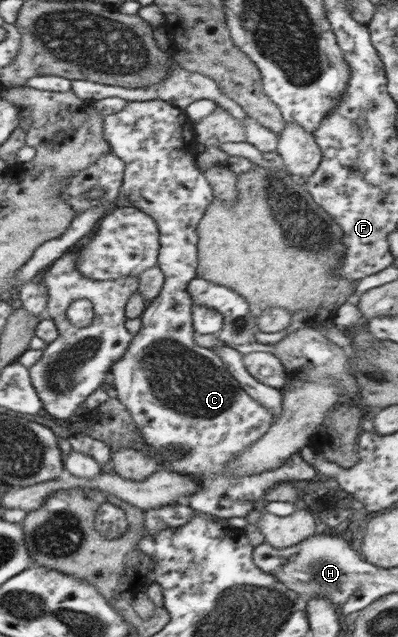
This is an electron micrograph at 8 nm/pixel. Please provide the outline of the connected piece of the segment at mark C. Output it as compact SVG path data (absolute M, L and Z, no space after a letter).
M129 101L127 107L103 119L103 136L111 145L112 152L125 164L120 191L133 207L150 215L157 223L161 235L158 267L164 273L164 284L159 295L148 302L140 316L140 330L133 334L129 349L123 353L123 357L119 357L115 365L111 365L108 375L113 376L117 399L121 400L131 414L145 443L151 449L157 449L162 456L164 470L200 478L200 489L186 499L188 506L208 517L246 517L271 487L280 482L311 481L317 471L303 460L299 452L289 457L278 469L263 471L258 475L234 477L228 471L230 461L263 437L275 419L271 410L265 409L261 402L247 395L215 351L197 345L194 340L194 303L191 301L191 294L187 292L187 285L197 275L197 225L214 197L205 174L196 165L199 143L194 135L193 123L182 108L166 101Z

